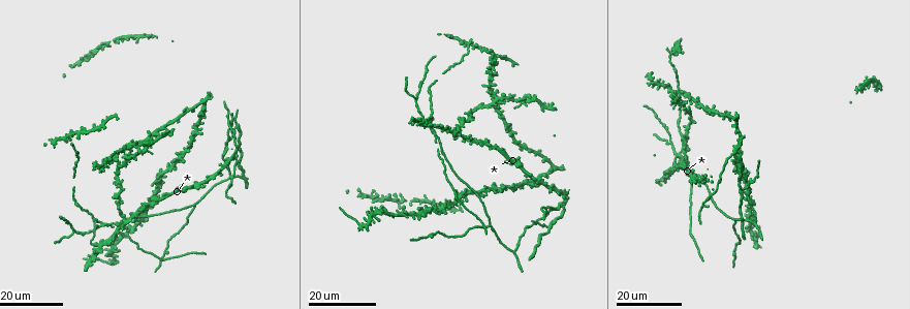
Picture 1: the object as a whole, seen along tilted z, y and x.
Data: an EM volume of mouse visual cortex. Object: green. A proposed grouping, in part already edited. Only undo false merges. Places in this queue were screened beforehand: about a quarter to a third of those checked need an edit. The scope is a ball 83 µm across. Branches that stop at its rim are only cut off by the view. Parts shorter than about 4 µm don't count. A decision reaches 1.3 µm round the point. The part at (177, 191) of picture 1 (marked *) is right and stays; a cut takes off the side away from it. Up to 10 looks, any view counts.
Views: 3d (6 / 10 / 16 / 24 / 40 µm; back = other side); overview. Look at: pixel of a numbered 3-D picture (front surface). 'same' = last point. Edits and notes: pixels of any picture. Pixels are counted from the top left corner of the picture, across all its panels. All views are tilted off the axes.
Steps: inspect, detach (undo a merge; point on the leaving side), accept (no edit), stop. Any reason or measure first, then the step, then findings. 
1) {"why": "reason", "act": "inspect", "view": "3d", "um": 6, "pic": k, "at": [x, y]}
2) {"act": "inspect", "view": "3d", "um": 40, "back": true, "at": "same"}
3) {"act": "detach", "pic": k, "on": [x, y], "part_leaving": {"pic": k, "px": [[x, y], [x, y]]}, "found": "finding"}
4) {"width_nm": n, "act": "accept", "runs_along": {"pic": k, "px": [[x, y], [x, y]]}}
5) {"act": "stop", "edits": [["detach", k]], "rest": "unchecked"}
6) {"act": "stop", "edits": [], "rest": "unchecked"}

{"why": "three-way junction", "act": "inspect", "view": "3d", "um": 24, "pic": 1, "at": [72, 231]}

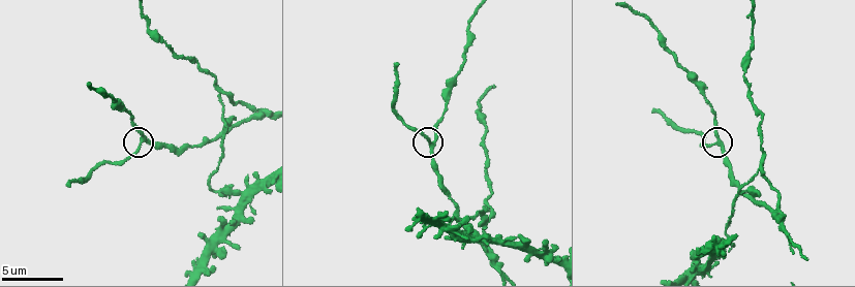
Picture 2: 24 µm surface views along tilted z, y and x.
{"act": "inspect", "view": "3d", "um": 6, "pic": 2, "at": [432, 143]}

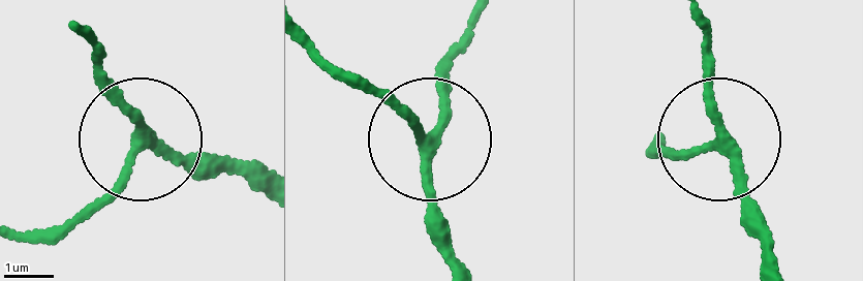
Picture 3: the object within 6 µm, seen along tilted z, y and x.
{"why": "from behind", "act": "inspect", "view": "3d", "um": 6, "back": true, "pic": 3, "at": [143, 132]}

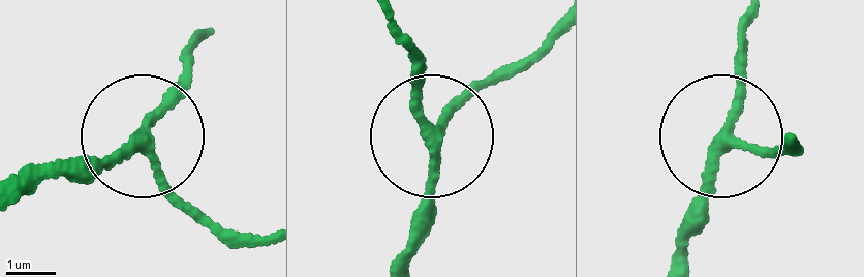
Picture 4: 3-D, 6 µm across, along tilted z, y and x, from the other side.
{"arms": 3, "act": "accept", "runs_along": {"pic": 4, "px": [[690, 249], [729, 143], [794, 154]]}, "found": "all the same cell"}

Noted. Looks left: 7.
{"why": "branch point", "act": "inspect", "view": "3d", "um": 16, "pic": 1, "at": [112, 225]}

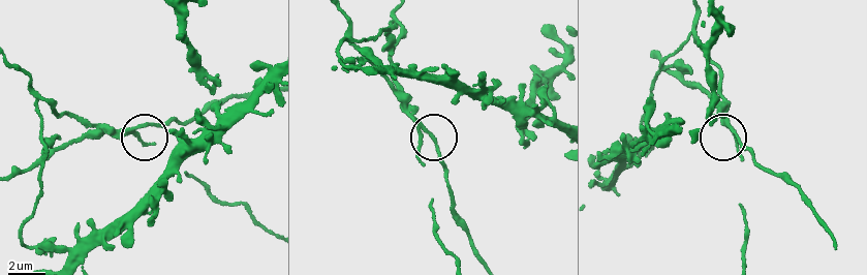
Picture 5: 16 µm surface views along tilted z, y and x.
{"act": "inspect", "view": "3d", "um": 6, "pic": 5, "at": [423, 136]}

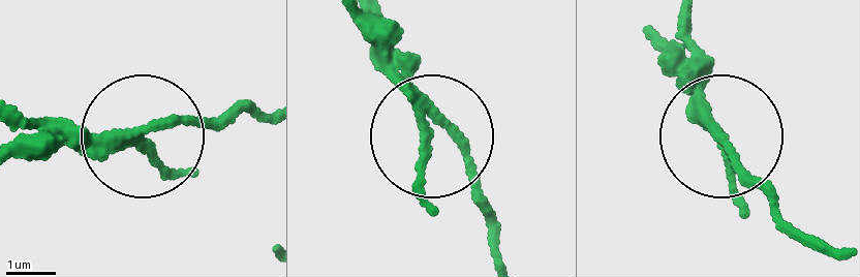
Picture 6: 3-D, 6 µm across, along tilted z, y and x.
{"width_nm": 190, "act": "accept", "runs_along": {"pic": 6, "px": [[685, 22], [723, 137], [779, 223]]}, "found": "all the same cell"}

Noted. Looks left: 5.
{"why": "arms part here", "act": "inspect", "view": "3d", "um": 10, "pic": 2, "at": [492, 214]}

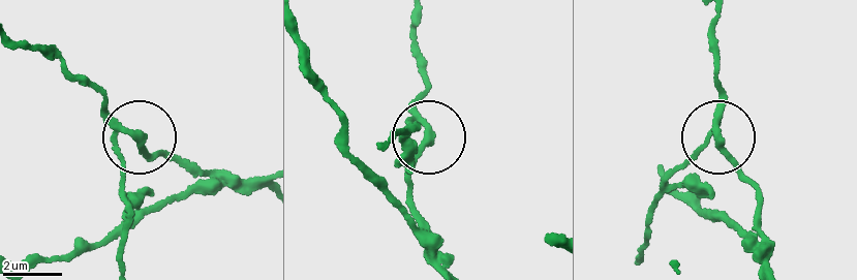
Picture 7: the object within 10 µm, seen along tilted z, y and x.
{"arms": 3, "act": "detach", "pic": 7, "on": [124, 173], "found": "two cells meet here"}

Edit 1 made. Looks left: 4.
{"why": "three arms meet", "act": "inspect", "view": "3d", "um": 24, "pic": 1, "at": [490, 225]}

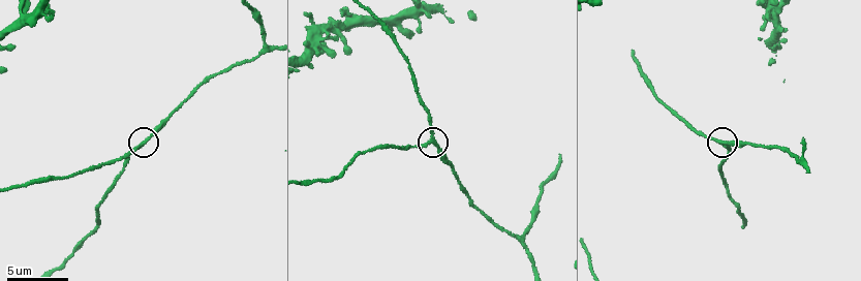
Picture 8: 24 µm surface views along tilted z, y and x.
{"act": "inspect", "view": "3d", "um": 10, "pic": 8, "at": [428, 141]}

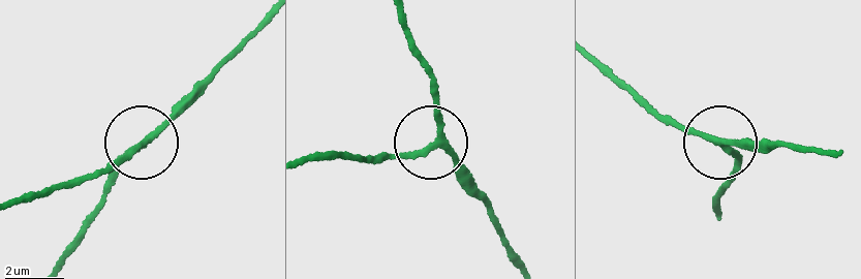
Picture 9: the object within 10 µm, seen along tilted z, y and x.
{"act": "accept", "runs_along": {"pic": 9, "px": [[824, 151], [769, 138], [723, 142], [739, 162], [738, 174]]}, "found": "all the same cell"}

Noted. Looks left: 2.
{"act": "stop", "edits": [["detach", 7]], "rest": "unchecked"}

